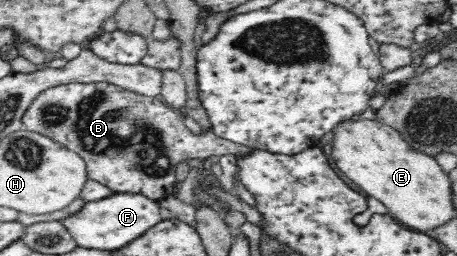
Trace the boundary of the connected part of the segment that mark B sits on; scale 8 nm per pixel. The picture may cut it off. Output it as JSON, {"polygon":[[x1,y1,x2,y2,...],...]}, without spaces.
{"polygon":[[69,83,44,90,27,110,23,123,28,130,48,136,76,152,88,164,89,180,94,180,115,193,138,194,156,202,173,194,172,188,176,182,175,167,178,162,193,158,206,160,208,157,220,157,227,153,242,158,254,155,257,150,254,146,220,138,214,131,204,130,201,135,194,135,184,125,183,115,174,113,174,110,159,98,144,97,130,90,98,83]]}

